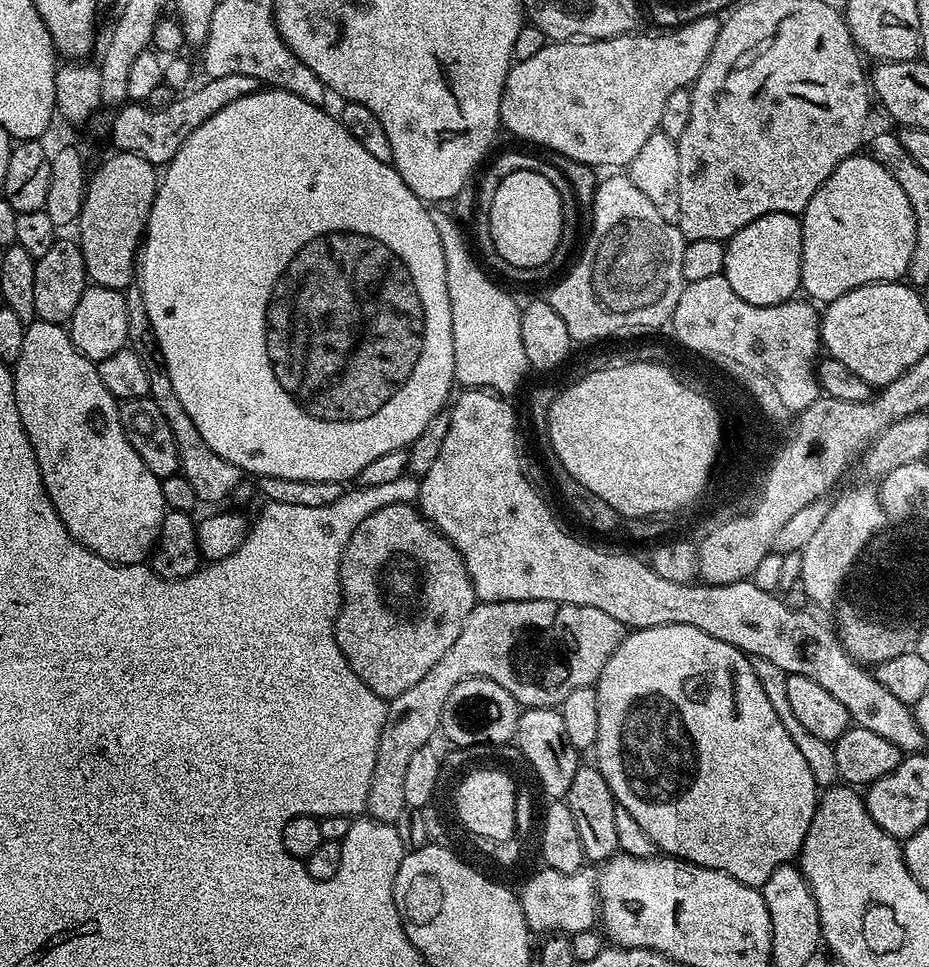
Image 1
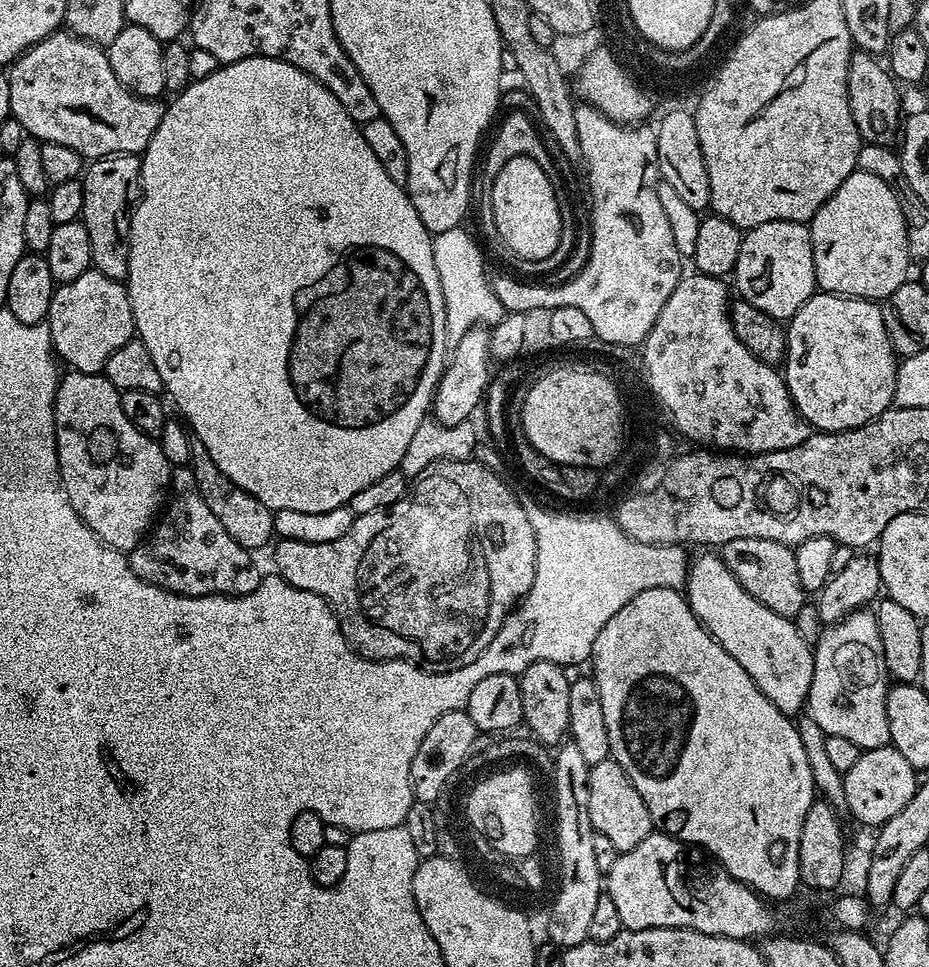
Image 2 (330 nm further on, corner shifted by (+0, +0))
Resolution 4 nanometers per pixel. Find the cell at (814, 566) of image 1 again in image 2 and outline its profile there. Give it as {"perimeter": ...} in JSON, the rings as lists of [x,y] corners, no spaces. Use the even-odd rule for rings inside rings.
{"perimeter":[[[857,608],[821,631],[812,653],[814,678],[806,710],[827,736],[849,739],[863,751],[887,747],[890,742],[886,721],[886,698],[890,677],[886,657],[882,655],[882,638],[878,634],[875,611]]]}

